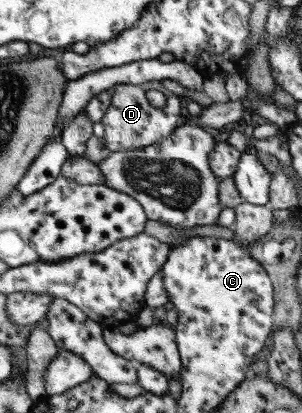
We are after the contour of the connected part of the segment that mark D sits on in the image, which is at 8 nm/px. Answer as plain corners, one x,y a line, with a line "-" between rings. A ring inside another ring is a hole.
152,80
132,85
131,83
119,83
112,88
111,103
108,111
101,120
105,129
107,147
112,152
126,150
138,150
147,145
154,145
162,138
168,137
182,122
186,115
184,102
178,98
178,94
163,89
161,81
-
148,89
161,90
166,96
164,108
155,108
146,98

